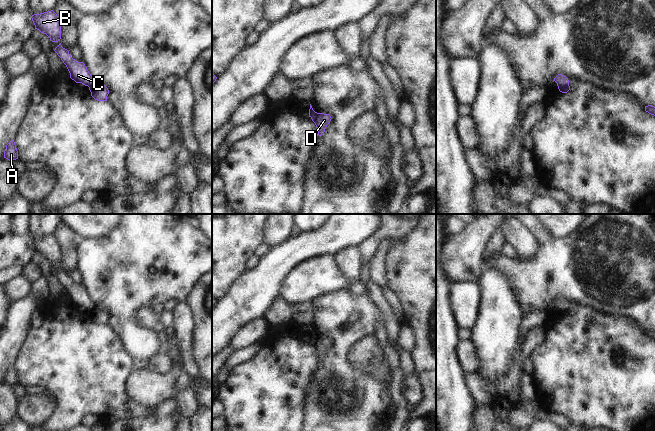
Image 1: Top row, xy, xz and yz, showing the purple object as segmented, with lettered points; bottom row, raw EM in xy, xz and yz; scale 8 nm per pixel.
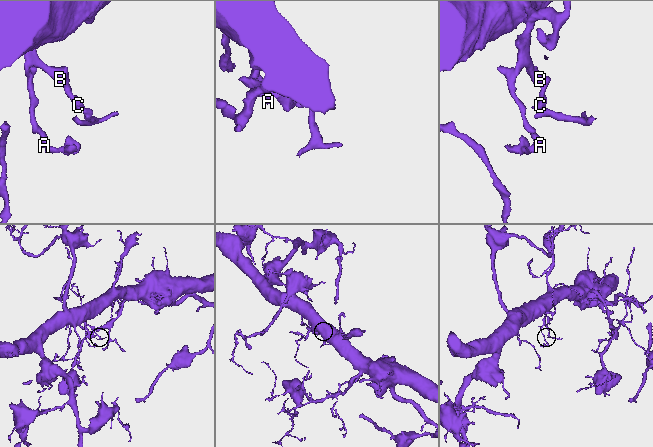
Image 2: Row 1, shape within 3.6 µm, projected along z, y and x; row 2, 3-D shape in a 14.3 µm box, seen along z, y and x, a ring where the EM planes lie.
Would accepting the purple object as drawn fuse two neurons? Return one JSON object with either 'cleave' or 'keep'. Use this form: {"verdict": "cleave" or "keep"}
{"verdict": "cleave"}

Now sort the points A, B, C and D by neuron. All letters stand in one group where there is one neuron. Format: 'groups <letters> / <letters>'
groups A B C / D

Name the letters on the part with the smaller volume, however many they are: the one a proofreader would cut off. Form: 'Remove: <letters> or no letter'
Remove: D

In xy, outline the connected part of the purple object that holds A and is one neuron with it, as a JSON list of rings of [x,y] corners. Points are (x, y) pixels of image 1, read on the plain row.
[[[14,363],[6,369],[6,373],[4,375],[4,382],[8,383],[9,385],[18,383],[18,375]]]

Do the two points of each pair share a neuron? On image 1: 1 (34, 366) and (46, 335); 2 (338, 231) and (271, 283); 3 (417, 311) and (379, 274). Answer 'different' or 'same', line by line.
1: same
2: same
3: different

